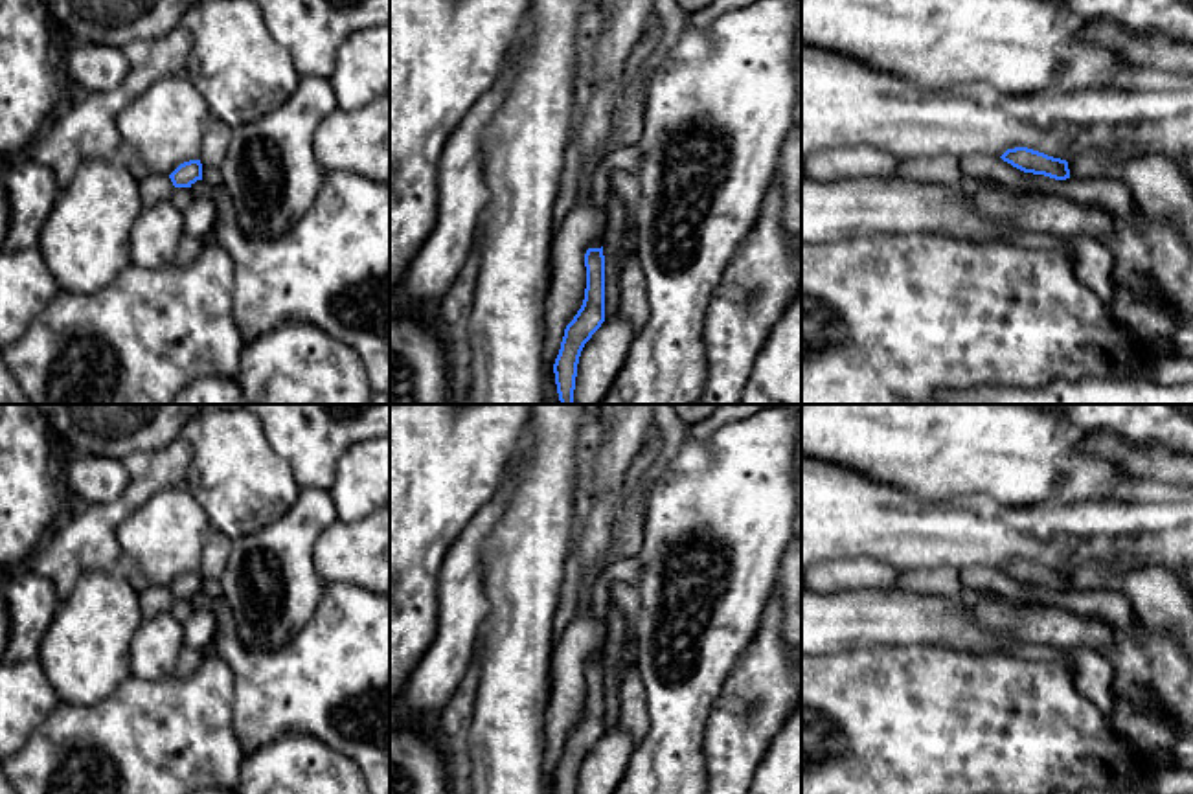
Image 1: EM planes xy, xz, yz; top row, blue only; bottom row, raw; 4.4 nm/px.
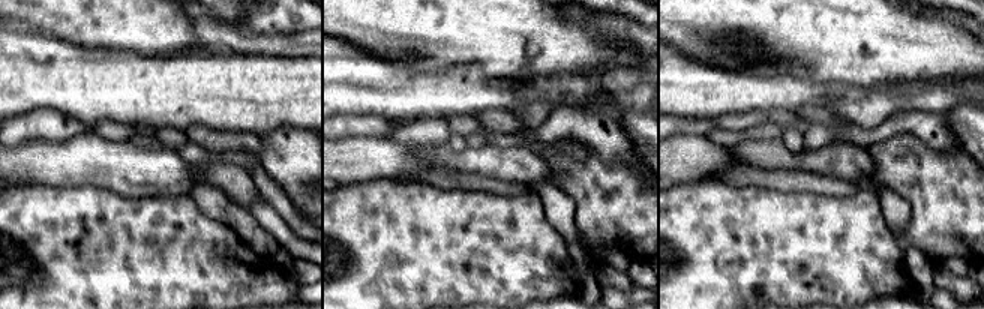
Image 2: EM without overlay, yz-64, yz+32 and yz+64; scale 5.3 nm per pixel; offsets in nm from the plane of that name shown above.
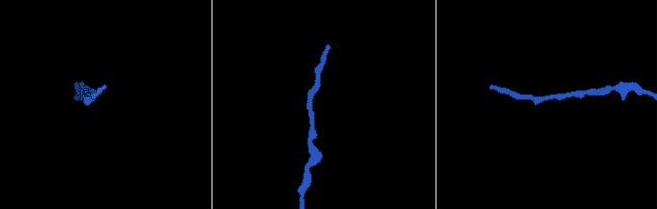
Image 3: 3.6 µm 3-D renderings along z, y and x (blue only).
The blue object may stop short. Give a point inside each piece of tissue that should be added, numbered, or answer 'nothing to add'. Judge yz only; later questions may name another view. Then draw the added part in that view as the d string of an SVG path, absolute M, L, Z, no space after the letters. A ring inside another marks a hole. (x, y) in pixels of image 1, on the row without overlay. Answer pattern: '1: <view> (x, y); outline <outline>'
nothing to add

